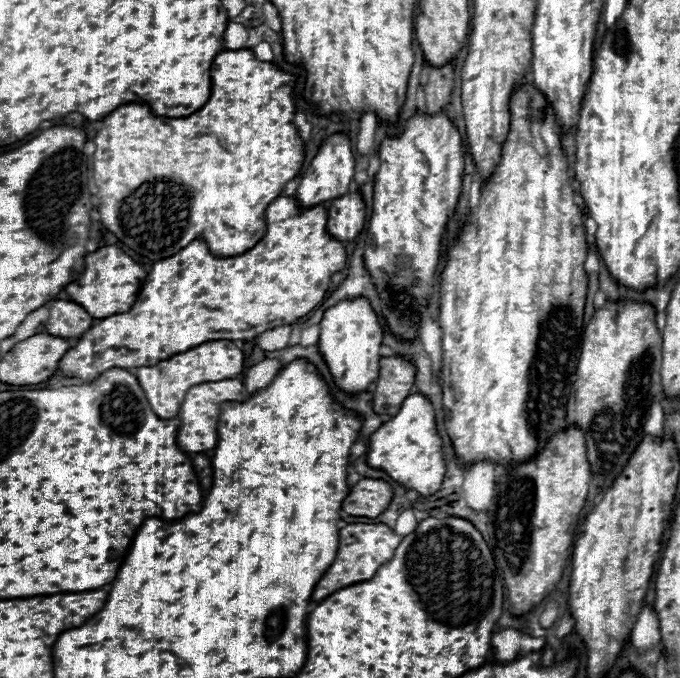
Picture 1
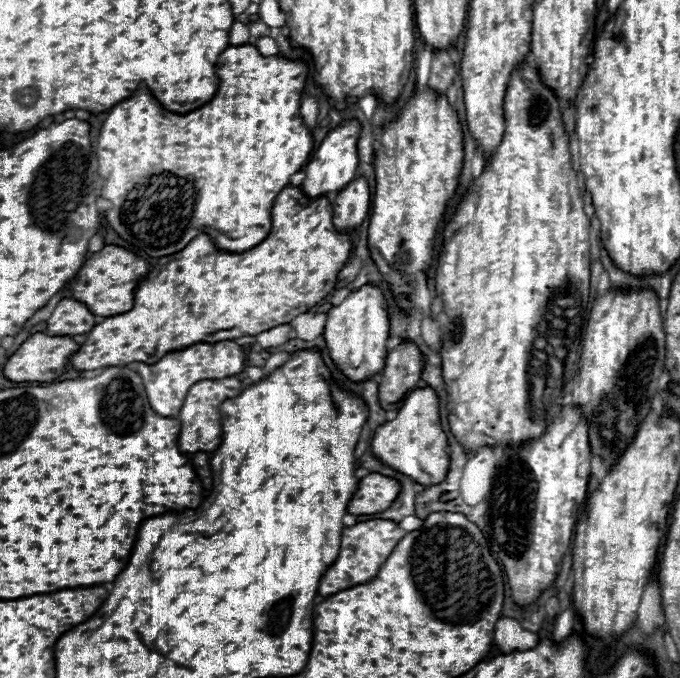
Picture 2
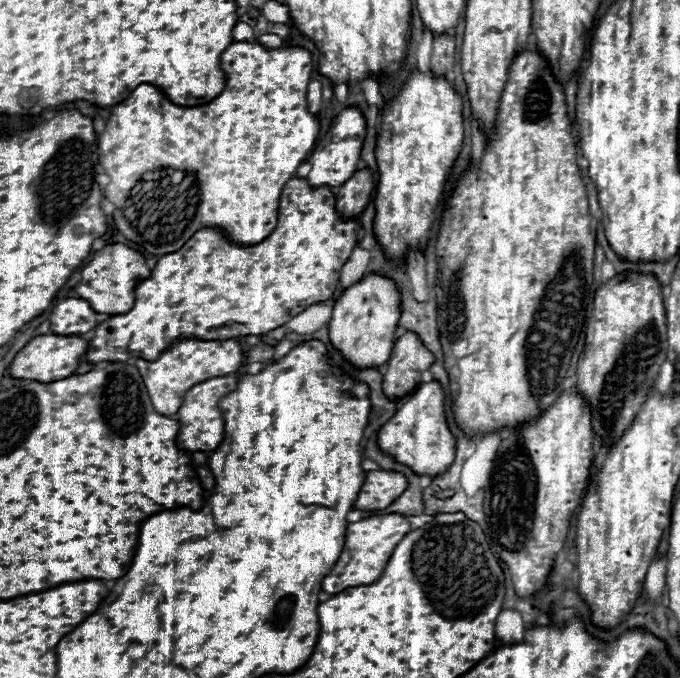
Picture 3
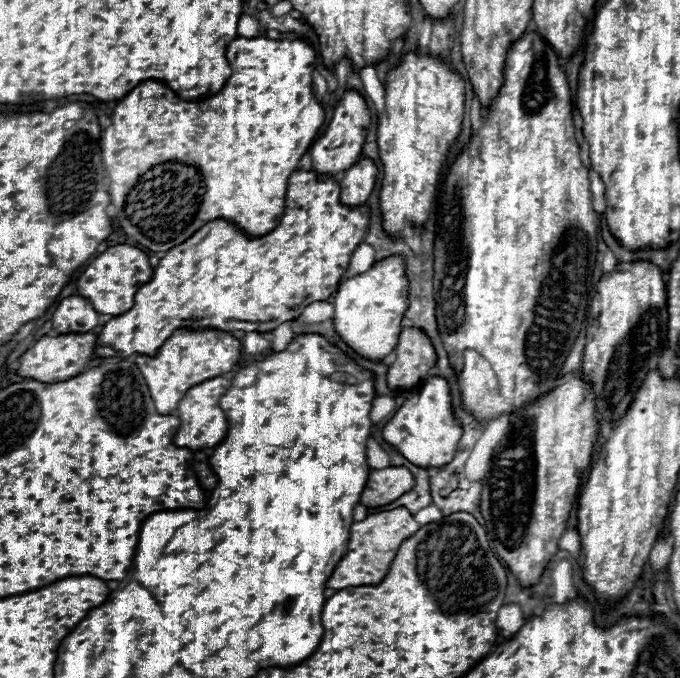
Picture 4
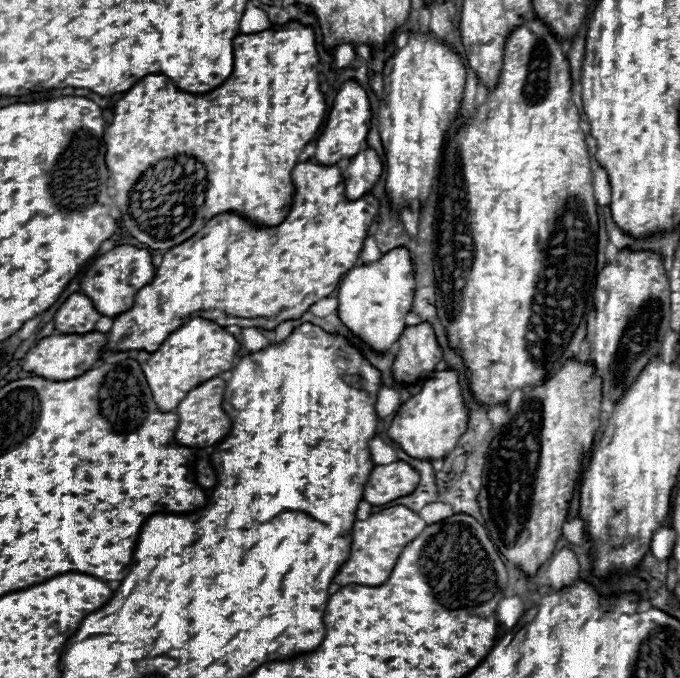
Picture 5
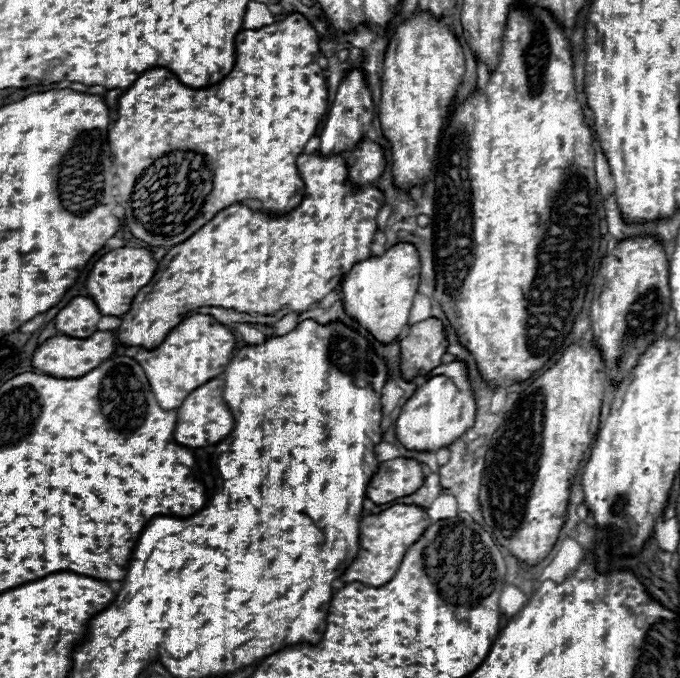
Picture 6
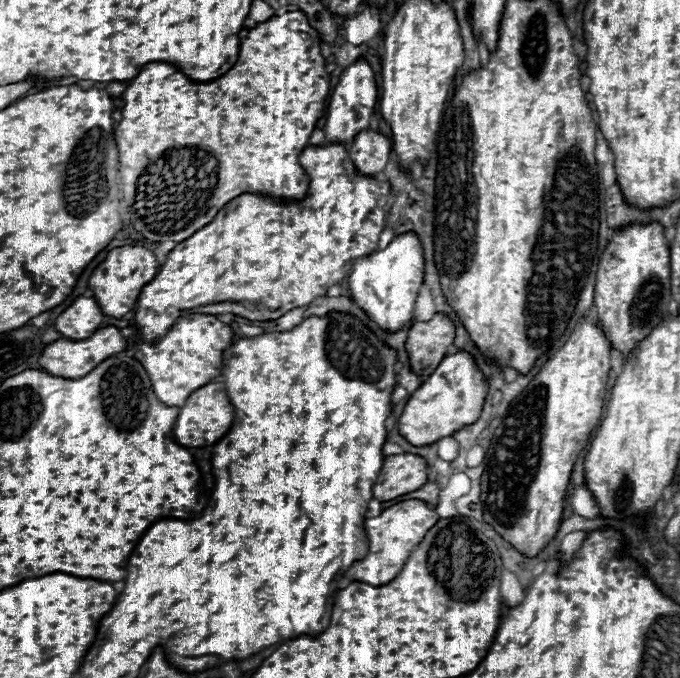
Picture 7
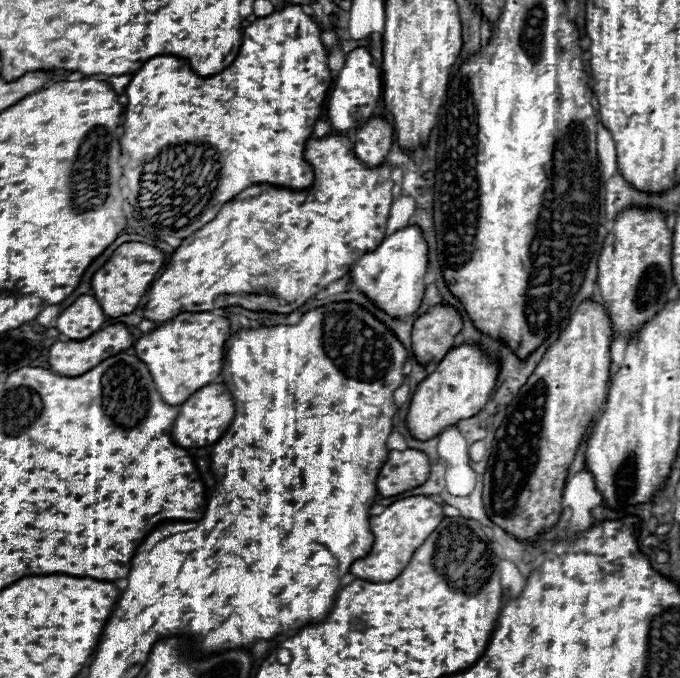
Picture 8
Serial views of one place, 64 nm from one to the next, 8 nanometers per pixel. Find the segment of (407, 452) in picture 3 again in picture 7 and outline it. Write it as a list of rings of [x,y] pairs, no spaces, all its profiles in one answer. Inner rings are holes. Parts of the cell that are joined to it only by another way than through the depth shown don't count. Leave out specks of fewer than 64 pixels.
[[[458,350],[446,356],[438,368],[420,384],[420,388],[410,396],[400,416],[400,434],[414,446],[426,446],[438,442],[442,436],[460,430],[464,424],[476,422],[482,412],[484,398],[488,394],[488,384],[476,358],[470,352]]]

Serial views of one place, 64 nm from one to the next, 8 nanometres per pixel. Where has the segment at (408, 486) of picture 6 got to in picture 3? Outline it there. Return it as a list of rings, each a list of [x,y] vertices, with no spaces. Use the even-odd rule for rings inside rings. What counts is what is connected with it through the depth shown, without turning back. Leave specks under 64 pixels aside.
[[[372,470],[358,492],[354,508],[358,510],[382,510],[390,506],[408,488],[408,478],[394,470]]]

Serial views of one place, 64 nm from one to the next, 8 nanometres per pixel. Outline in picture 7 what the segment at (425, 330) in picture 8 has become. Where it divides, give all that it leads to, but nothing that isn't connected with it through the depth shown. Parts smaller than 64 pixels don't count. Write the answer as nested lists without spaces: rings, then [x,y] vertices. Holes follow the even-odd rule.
[[[436,312],[428,322],[414,322],[408,330],[406,352],[410,366],[420,376],[430,376],[444,360],[456,336],[456,324],[450,316]]]

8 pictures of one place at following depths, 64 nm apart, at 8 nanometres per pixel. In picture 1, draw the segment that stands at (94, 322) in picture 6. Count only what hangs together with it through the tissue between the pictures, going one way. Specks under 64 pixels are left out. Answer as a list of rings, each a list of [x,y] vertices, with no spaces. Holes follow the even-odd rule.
[[[56,300],[50,306],[50,318],[44,322],[44,330],[60,338],[82,336],[92,326],[94,318],[80,304],[68,300]]]

